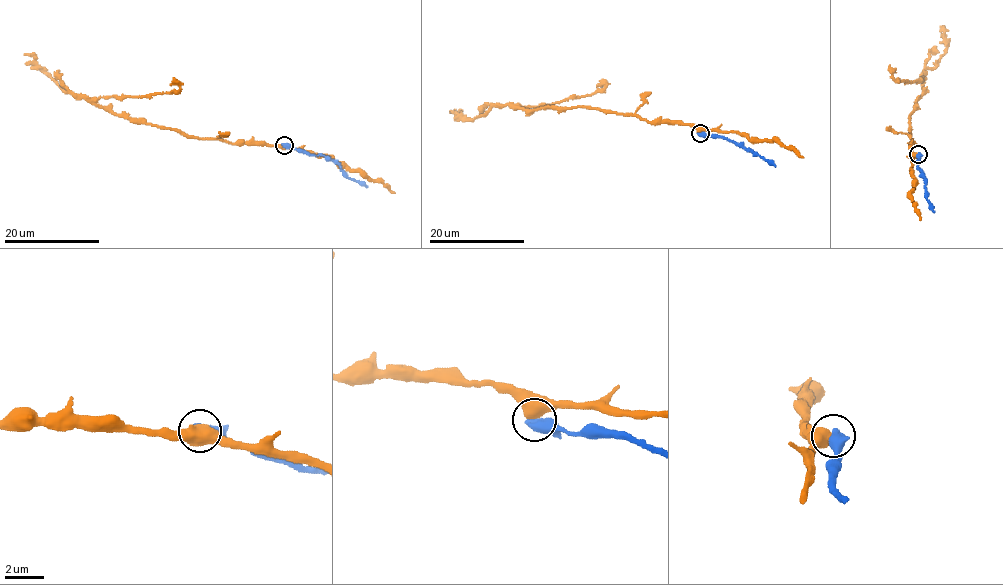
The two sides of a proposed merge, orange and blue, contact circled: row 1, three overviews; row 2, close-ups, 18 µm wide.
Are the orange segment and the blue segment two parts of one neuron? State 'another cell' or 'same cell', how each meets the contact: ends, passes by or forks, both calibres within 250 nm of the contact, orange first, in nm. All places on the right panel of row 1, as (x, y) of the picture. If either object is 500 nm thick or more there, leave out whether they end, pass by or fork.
another cell | 650/650 nm

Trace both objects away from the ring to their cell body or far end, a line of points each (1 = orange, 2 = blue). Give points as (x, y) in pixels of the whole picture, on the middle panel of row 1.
1: (700, 132), (689, 125), (648, 123), (589, 107), (518, 106), (541, 106), (600, 91), (606, 85), (601, 80)
2: (700, 133), (742, 144), (775, 167)

